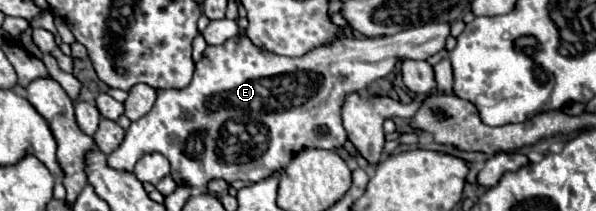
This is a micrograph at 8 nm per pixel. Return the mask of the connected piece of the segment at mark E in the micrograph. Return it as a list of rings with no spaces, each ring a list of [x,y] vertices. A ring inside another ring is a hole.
[[[428,24],[380,38],[340,38],[330,46],[320,46],[312,54],[288,58],[268,54],[252,46],[248,36],[236,36],[222,46],[208,46],[202,60],[196,64],[194,78],[184,90],[158,90],[154,108],[126,130],[124,142],[108,156],[108,166],[120,172],[134,172],[136,162],[152,152],[164,154],[170,160],[170,176],[176,182],[188,180],[192,188],[202,190],[210,180],[222,178],[228,184],[234,180],[258,182],[274,170],[284,168],[302,148],[340,148],[346,142],[342,126],[342,104],[346,96],[364,92],[372,82],[384,78],[402,60],[428,60],[444,48],[450,34],[448,24]]]

